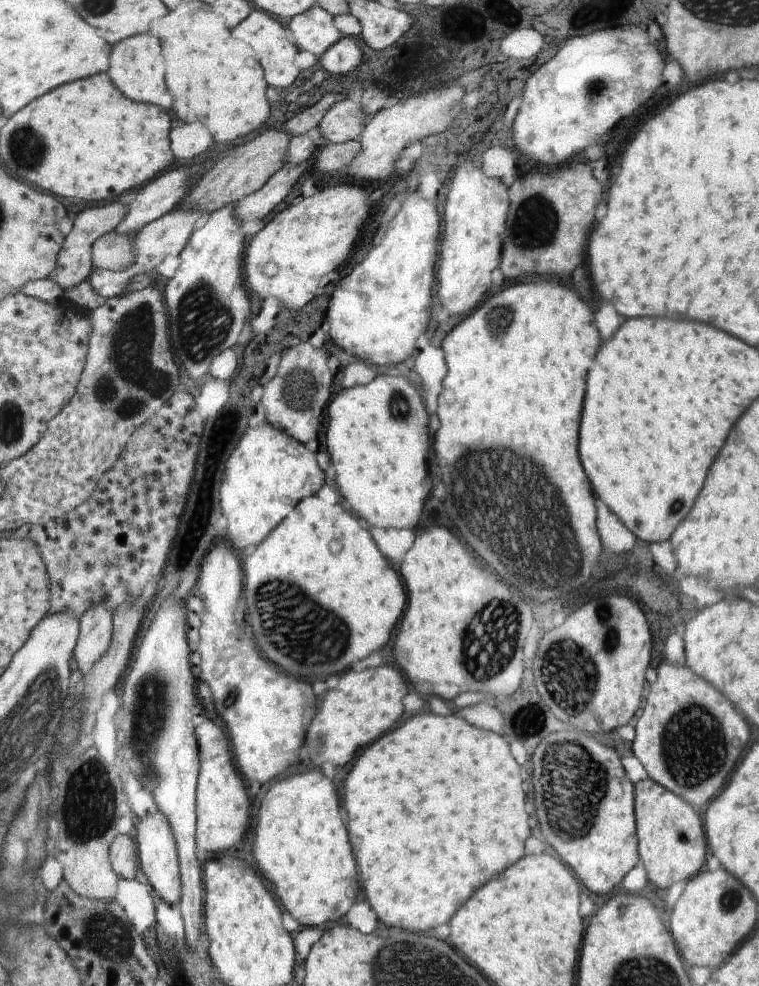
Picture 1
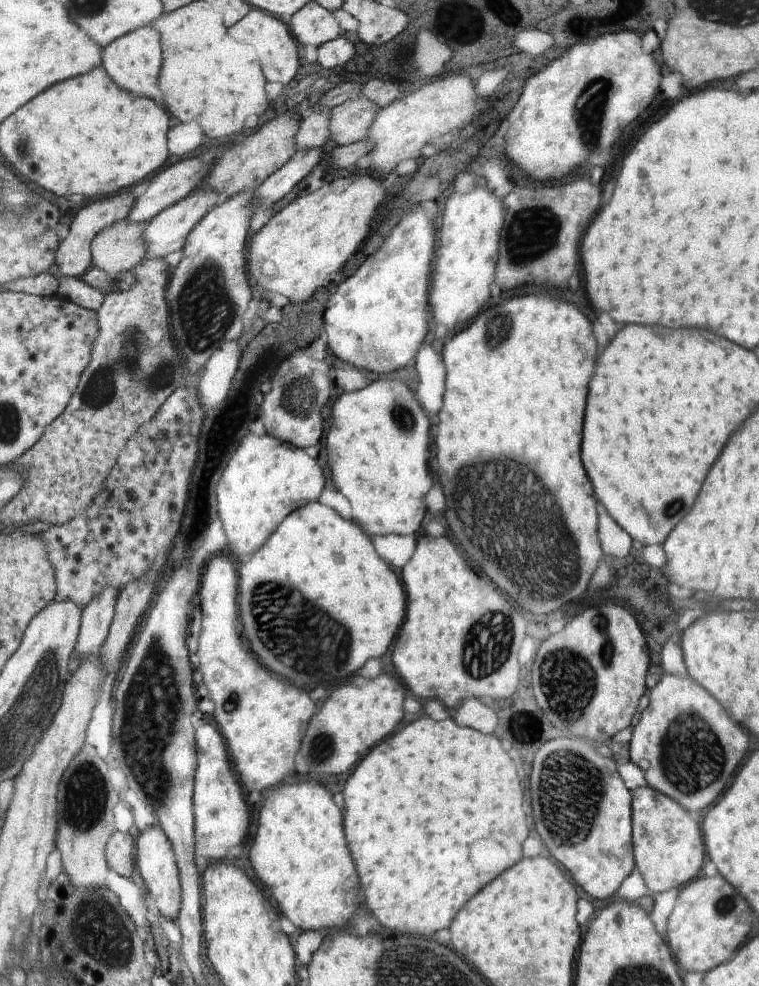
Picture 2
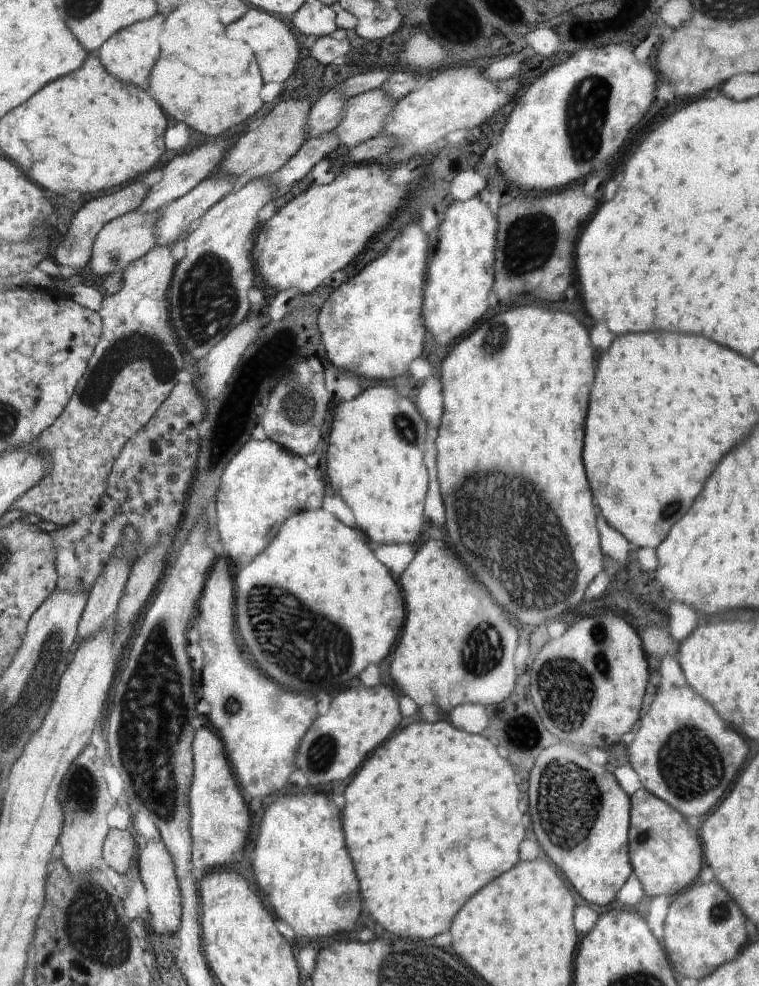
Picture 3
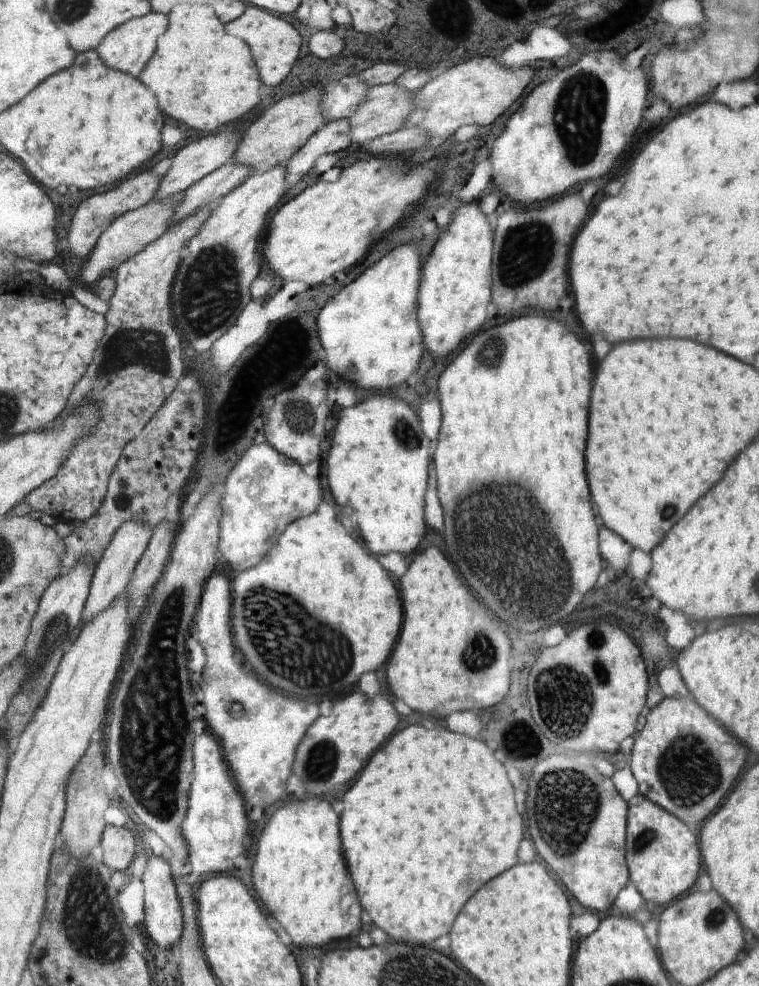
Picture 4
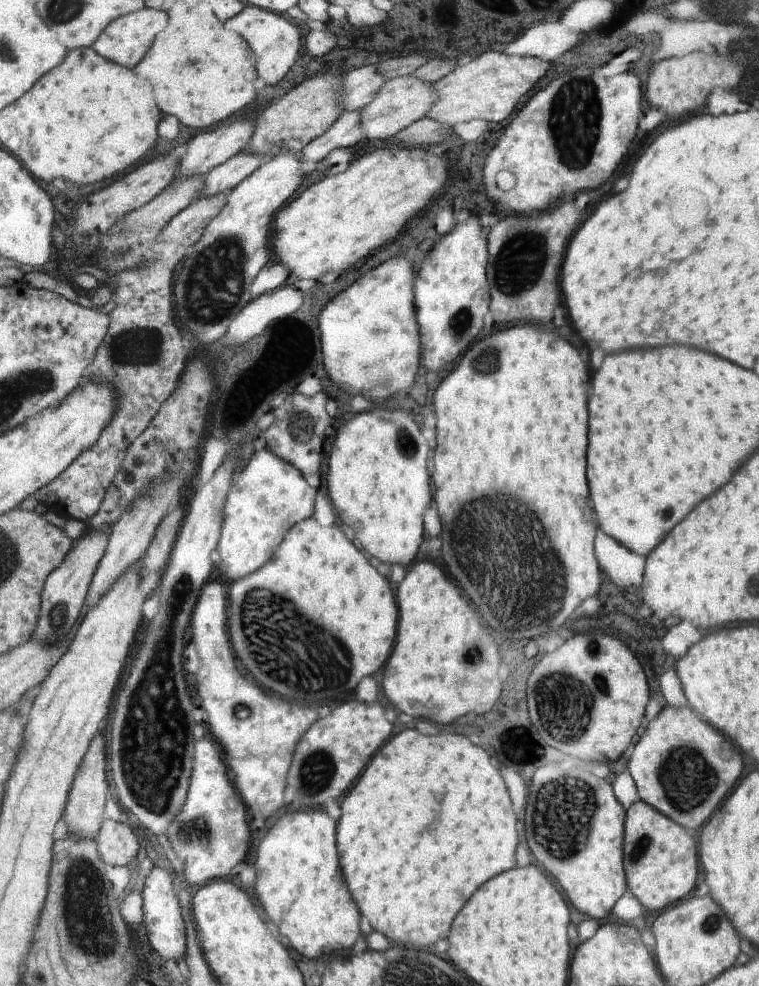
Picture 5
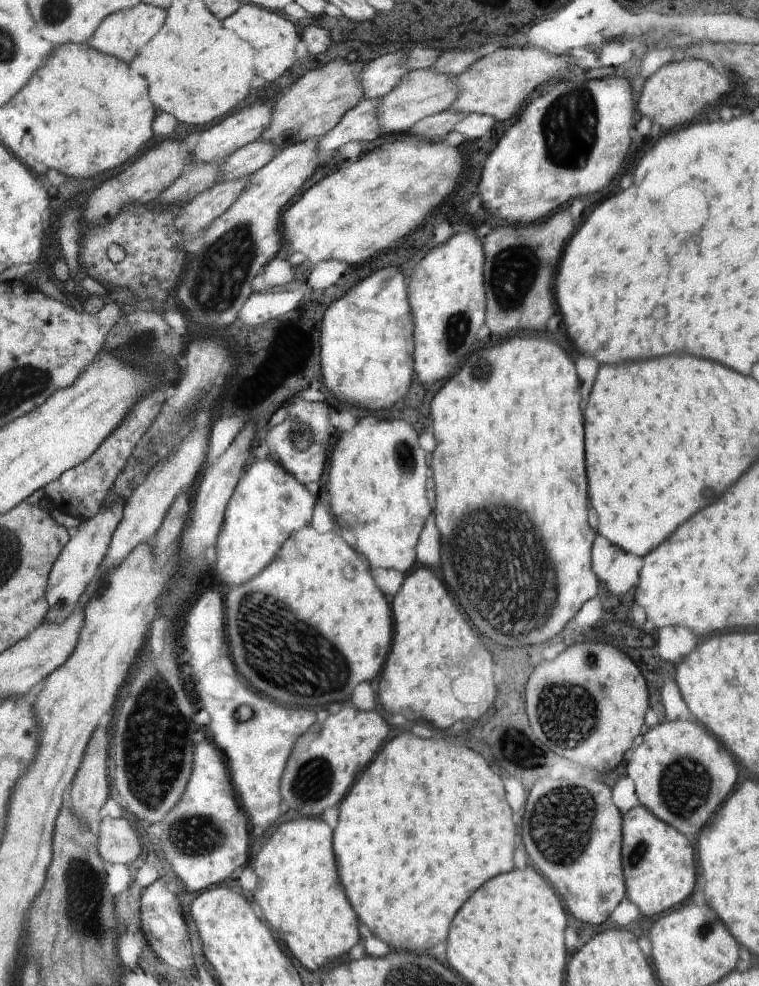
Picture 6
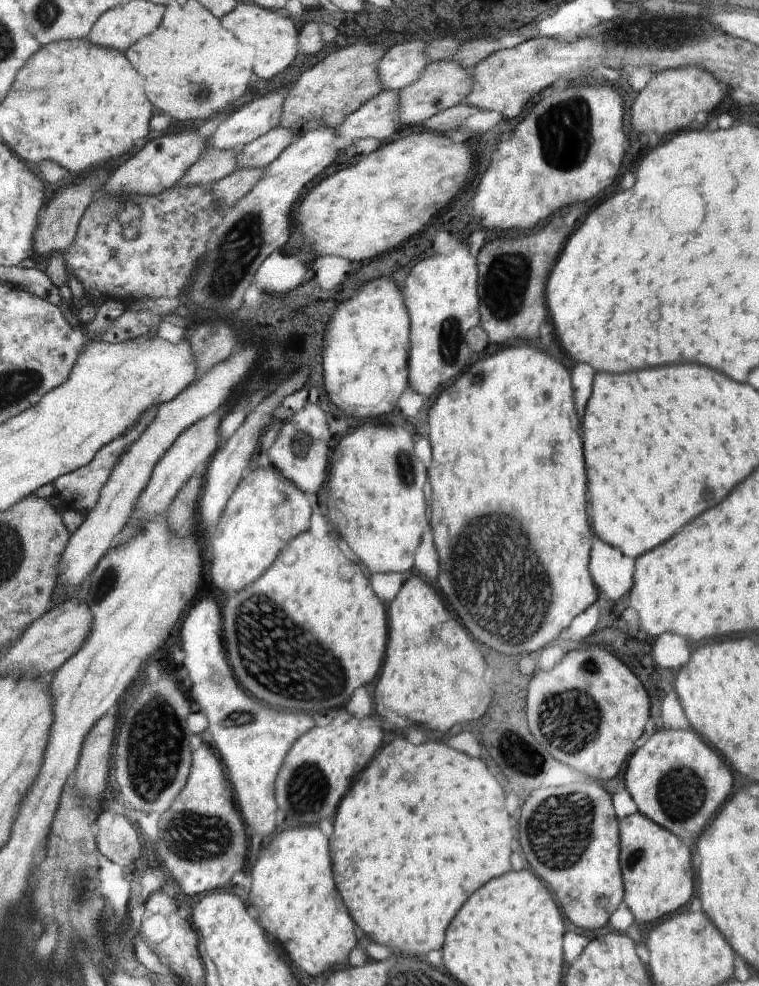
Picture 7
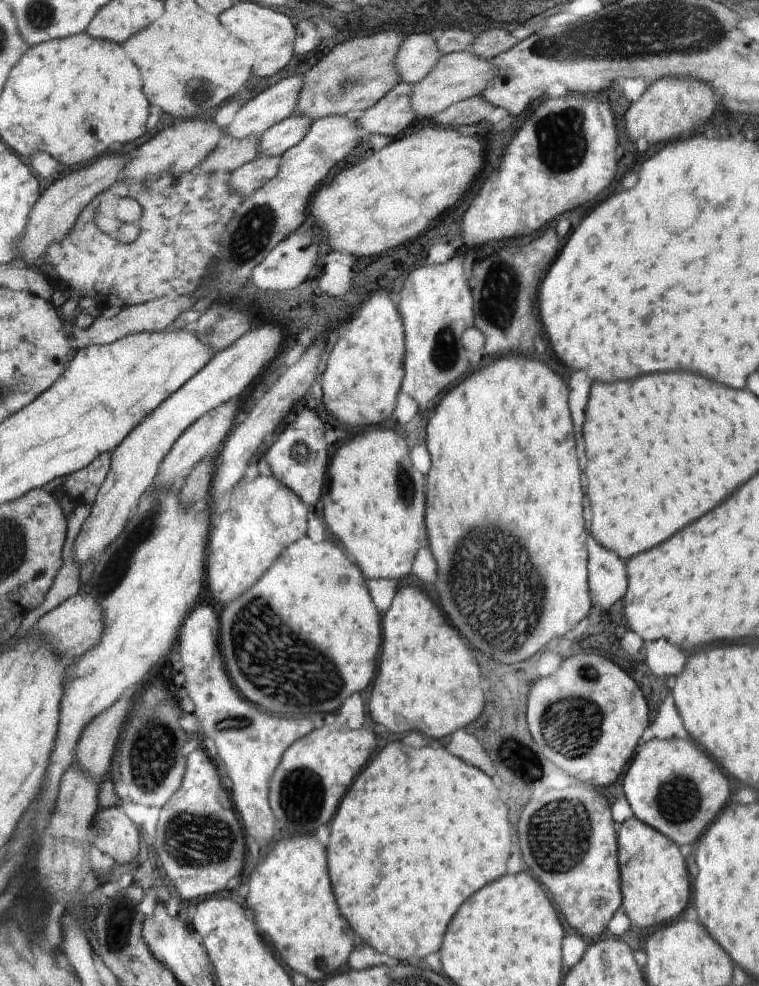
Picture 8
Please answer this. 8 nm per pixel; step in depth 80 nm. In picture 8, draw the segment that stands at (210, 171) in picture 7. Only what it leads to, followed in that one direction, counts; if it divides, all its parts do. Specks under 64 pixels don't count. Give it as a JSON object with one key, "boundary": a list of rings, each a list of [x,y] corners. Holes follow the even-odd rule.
{"boundary":[[[230,135],[223,138],[218,145],[200,164],[207,171],[230,171],[253,161],[261,154],[261,138],[258,135],[239,139]]]}

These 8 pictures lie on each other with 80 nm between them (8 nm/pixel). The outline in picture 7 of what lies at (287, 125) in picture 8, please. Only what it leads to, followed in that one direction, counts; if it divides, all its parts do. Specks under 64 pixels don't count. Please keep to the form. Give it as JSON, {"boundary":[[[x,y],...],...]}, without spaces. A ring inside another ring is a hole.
{"boundary":[[[278,125],[266,131],[256,140],[246,143],[240,148],[240,169],[248,167],[264,168],[270,164],[280,153],[296,138],[292,129]]]}

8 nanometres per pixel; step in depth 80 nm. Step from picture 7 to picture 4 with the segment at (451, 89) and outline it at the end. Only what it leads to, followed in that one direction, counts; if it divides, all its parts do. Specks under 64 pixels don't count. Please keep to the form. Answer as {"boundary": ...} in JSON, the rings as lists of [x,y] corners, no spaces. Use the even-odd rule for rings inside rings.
{"boundary":[[[382,84],[368,88],[368,94],[356,108],[356,112],[348,118],[350,124],[350,140],[353,143],[364,145],[380,136],[391,134],[404,128],[404,122],[408,114],[414,110],[414,94],[417,91],[408,92],[396,84]]]}

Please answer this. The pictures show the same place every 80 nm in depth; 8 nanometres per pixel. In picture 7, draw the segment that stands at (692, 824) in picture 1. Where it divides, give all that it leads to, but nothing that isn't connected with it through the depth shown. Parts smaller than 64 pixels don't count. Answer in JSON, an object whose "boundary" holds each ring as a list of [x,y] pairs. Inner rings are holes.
{"boundary":[[[636,812],[623,818],[619,828],[620,868],[624,885],[623,901],[641,926],[674,914],[694,895],[694,874],[690,850],[673,832]]]}

